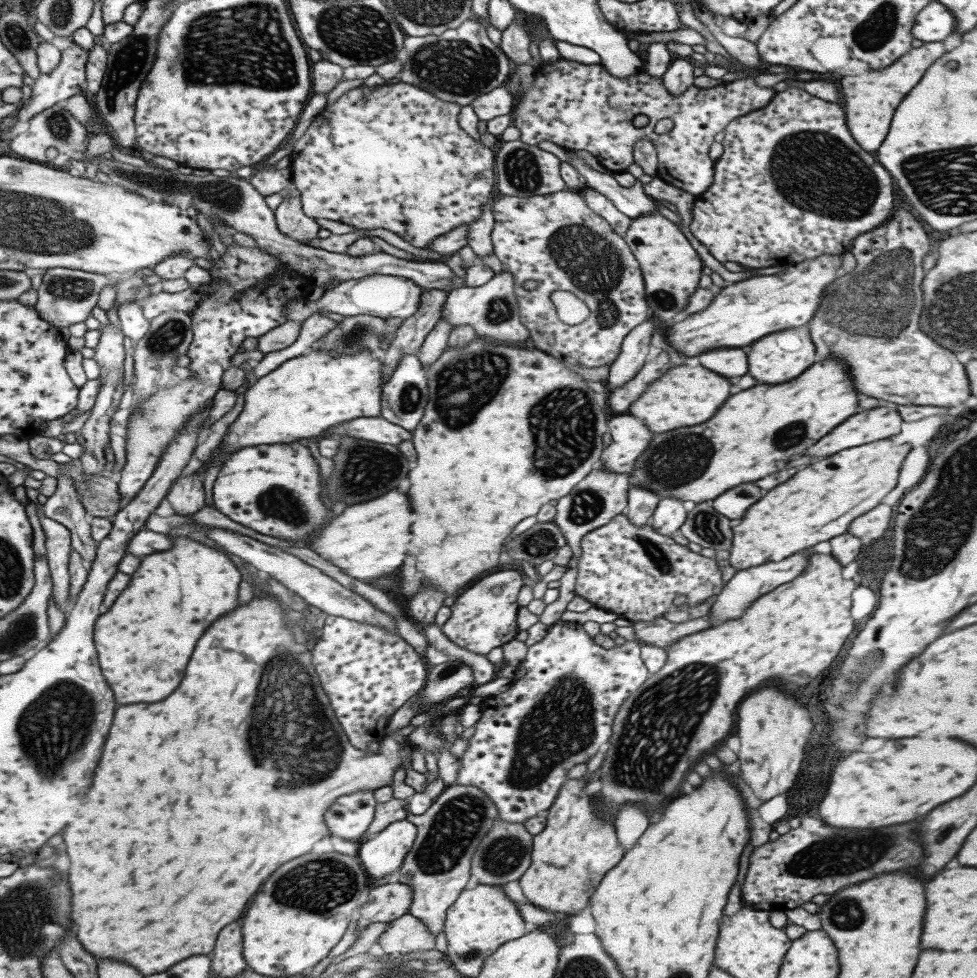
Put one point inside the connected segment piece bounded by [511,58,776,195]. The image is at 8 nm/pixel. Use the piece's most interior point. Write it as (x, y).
(576, 106)

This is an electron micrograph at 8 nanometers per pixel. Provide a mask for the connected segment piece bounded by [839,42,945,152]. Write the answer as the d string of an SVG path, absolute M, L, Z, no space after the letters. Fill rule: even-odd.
M941 42L915 43L905 54L895 59L889 66L881 70L867 70L865 74L857 76L843 76L839 78L839 90L843 96L845 120L853 140L867 152L873 152L883 142L889 120L893 116L895 106L901 98L919 82L923 72L941 56L945 48Z

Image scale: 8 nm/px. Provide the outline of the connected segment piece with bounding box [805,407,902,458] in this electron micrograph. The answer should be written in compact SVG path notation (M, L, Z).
M871 408L867 412L859 412L849 416L843 424L835 426L829 434L817 440L811 448L807 448L805 456L831 456L843 448L861 446L879 438L887 438L899 434L901 417L896 408Z

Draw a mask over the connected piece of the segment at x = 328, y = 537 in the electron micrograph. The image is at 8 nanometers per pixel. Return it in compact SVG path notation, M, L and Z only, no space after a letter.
M389 490L369 502L349 506L341 512L341 516L333 518L321 528L319 535L307 540L310 549L331 566L337 566L350 577L364 583L372 584L383 574L395 571L405 558L405 546L409 538L405 536L409 530L411 516L407 494L399 490Z

